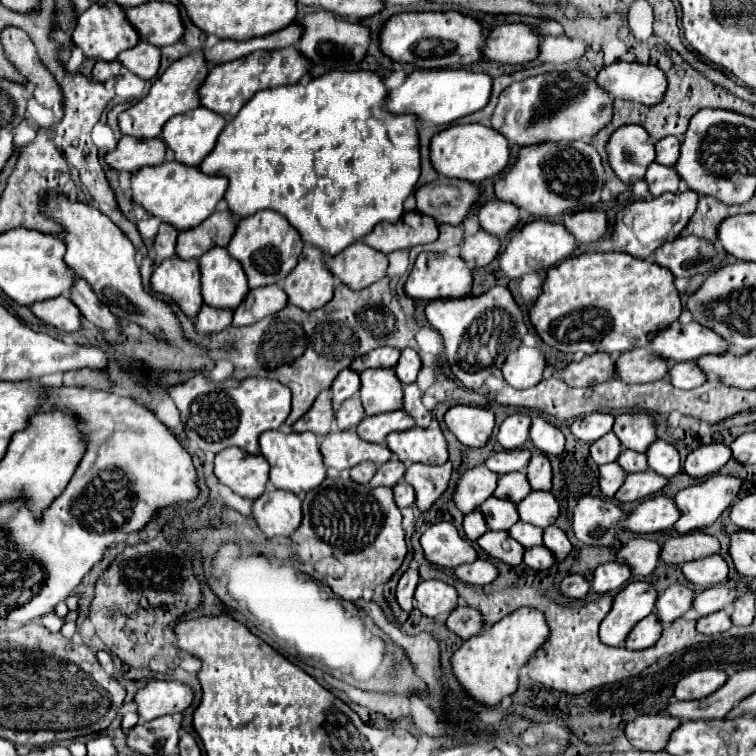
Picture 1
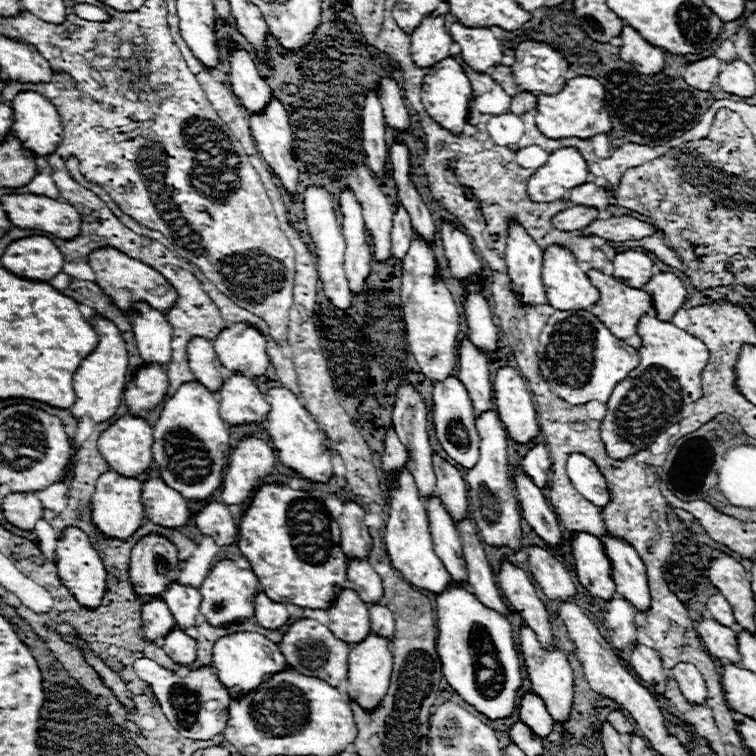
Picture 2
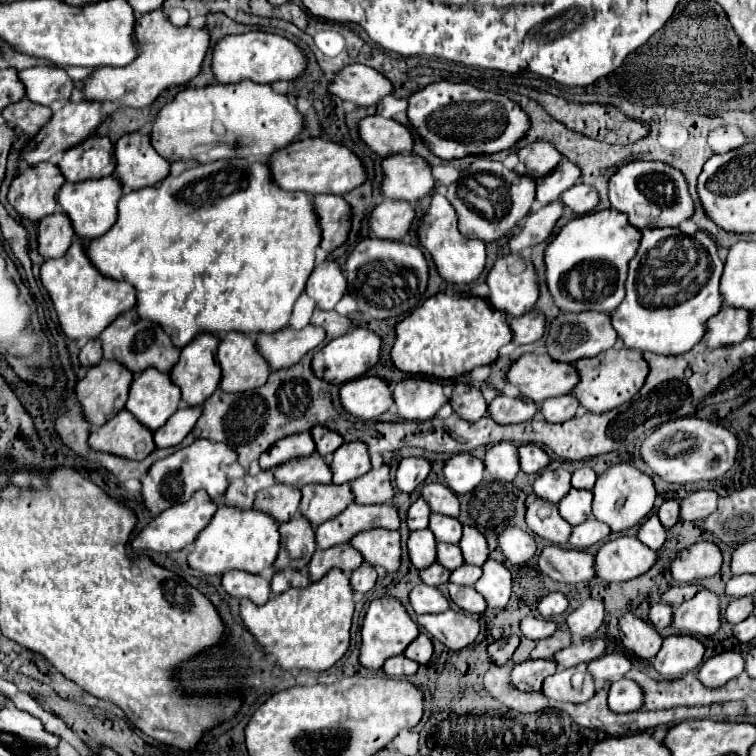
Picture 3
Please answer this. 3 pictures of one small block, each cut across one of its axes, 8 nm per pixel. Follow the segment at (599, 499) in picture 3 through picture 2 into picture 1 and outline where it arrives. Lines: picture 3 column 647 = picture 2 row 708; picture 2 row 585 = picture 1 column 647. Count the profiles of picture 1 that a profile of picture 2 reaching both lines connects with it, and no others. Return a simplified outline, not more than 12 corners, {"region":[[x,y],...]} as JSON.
{"region":[[666,440],[648,448],[648,466],[672,478],[680,470],[678,450]]}

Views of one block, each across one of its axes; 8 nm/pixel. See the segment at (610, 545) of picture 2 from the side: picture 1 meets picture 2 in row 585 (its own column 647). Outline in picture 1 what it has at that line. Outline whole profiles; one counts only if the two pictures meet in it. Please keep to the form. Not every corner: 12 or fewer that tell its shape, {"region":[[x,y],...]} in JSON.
{"region":[[648,614],[632,628],[624,646],[650,648],[662,634],[656,614]]}

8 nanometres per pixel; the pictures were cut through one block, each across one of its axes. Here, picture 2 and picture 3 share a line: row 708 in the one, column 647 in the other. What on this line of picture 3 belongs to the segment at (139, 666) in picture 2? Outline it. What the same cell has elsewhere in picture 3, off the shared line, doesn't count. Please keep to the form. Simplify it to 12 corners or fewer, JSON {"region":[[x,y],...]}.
{"region":[[630,162],[608,180],[612,208],[638,230],[694,214],[684,176]]}

